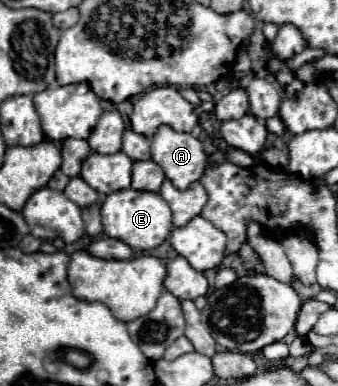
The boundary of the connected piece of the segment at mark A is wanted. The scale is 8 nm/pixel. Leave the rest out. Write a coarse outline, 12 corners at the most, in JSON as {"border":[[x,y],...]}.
{"border":[[162,125],[152,159],[176,189],[208,163],[200,139]]}

